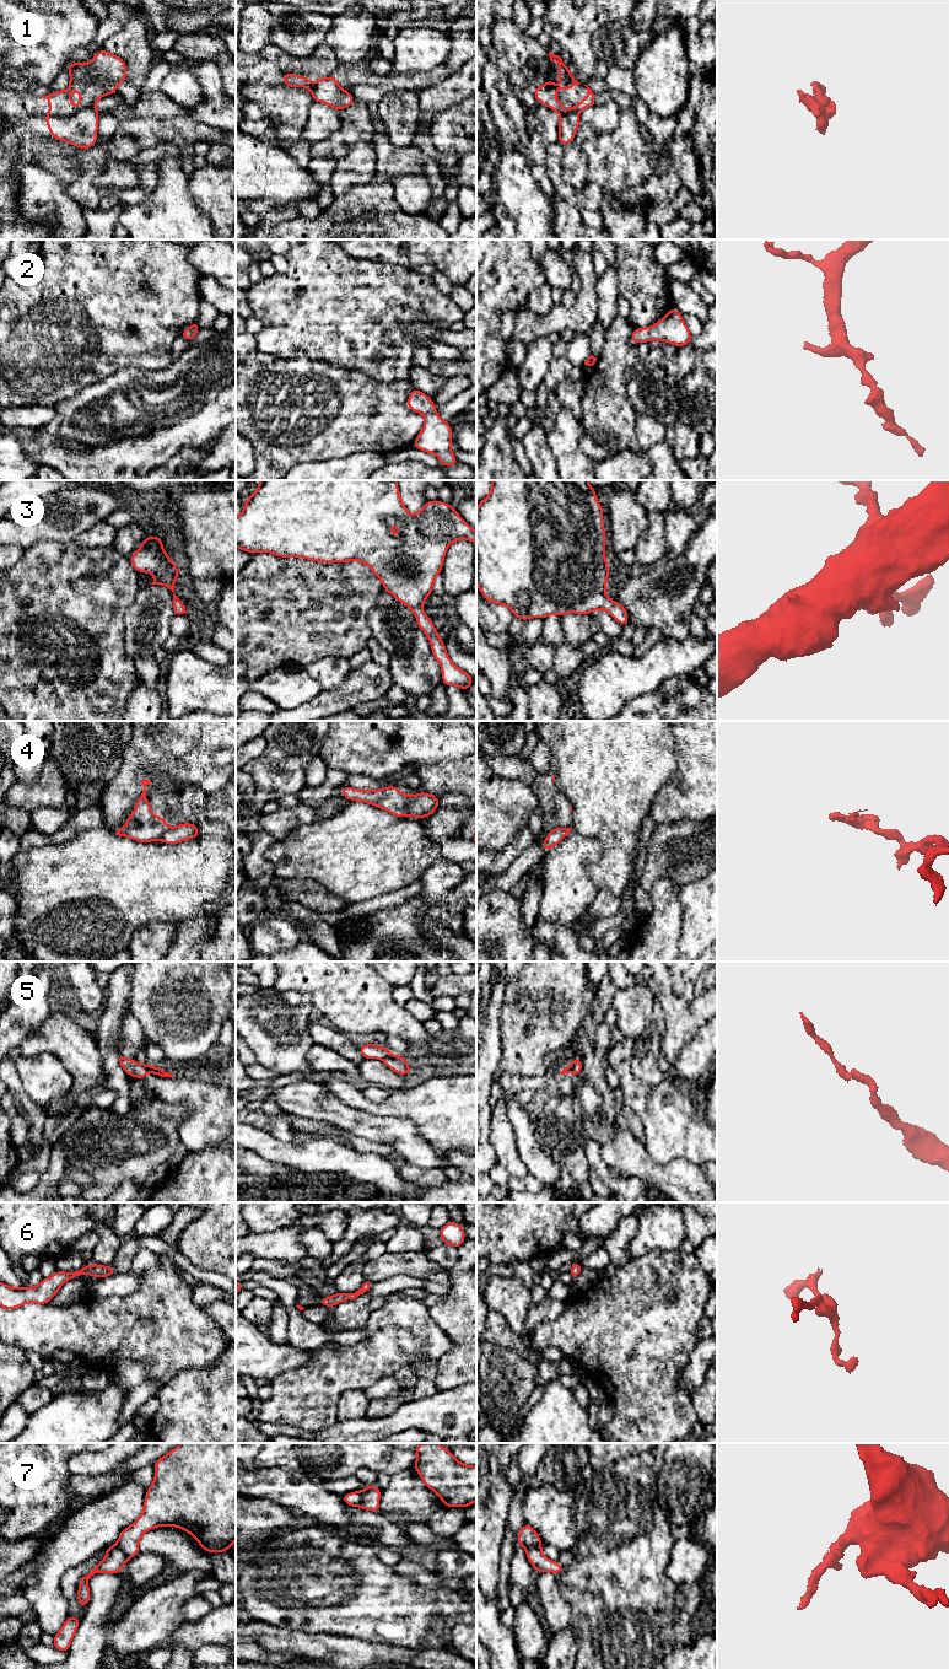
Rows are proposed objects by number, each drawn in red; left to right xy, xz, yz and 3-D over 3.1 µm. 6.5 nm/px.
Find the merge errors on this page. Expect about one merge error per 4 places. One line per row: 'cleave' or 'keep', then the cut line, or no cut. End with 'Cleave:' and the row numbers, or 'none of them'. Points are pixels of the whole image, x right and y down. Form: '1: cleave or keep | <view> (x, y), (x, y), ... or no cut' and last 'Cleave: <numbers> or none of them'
1: cleave | xy (93, 101), (79, 107), (71, 114), (46, 118)
2: keep | no cut
3: keep | no cut
4: cleave | xz (409, 797), (408, 814)
5: cleave | xz (391, 1054), (383, 1060)
6: keep | no cut
7: cleave | xz (359, 1491), (360, 1506)
Cleave: 1, 4, 5, 7

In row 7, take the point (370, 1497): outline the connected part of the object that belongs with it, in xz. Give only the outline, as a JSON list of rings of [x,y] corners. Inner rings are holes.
[[[370,1484],[366,1490],[360,1491],[360,1495],[361,1495],[360,1508],[376,1513],[381,1512],[379,1498],[382,1496],[382,1491],[377,1487],[376,1484]]]

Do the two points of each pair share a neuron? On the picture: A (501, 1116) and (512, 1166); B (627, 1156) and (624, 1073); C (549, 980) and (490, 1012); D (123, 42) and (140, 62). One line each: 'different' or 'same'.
A: same
B: different
C: different
D: same

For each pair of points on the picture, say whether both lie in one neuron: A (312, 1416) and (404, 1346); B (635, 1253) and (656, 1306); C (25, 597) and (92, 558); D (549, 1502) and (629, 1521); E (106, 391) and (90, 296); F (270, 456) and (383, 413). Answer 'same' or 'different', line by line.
A: same
B: different
C: same
D: different
E: different
F: same

